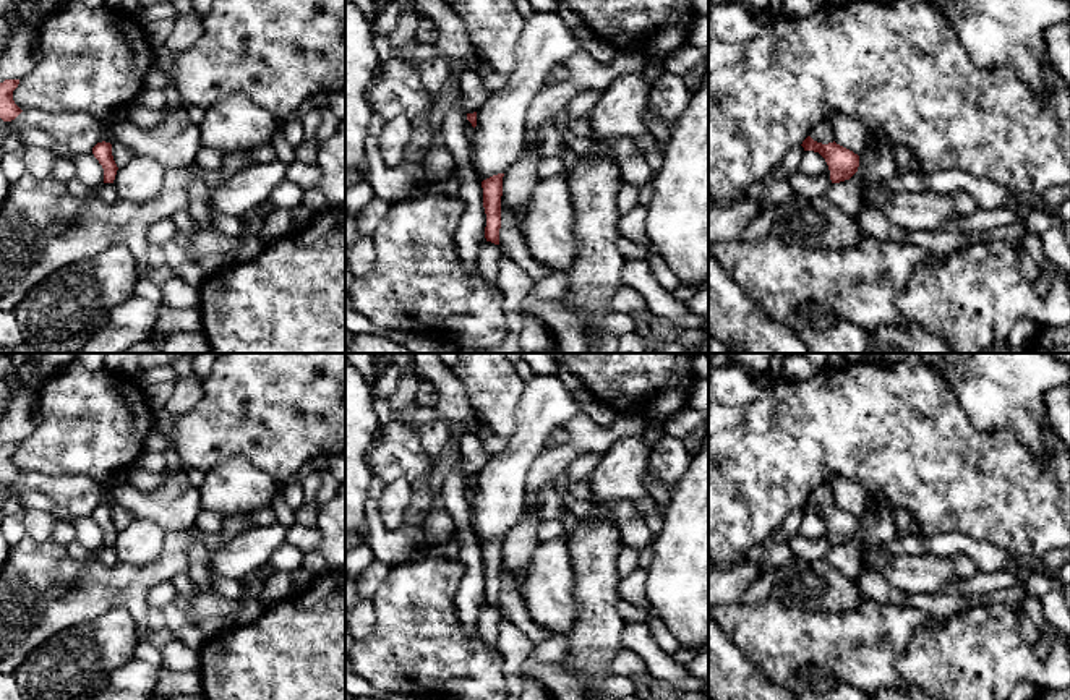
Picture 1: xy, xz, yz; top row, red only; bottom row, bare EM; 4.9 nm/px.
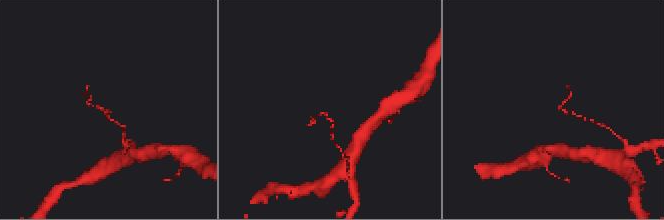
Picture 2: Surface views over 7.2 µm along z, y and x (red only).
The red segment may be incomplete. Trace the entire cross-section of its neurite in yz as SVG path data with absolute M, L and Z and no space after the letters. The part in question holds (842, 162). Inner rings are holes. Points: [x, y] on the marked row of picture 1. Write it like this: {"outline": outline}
{"outline": "M807 136L801 146L804 151L819 152L825 159L832 183L850 180L858 172L859 156L835 141L822 144Z"}

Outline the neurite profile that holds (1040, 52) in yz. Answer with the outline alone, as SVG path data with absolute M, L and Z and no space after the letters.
M926 0L948 19L974 65L1010 66L1042 97L1049 88L1042 65L1049 63L1044 31L1070 21L1064 0Z

